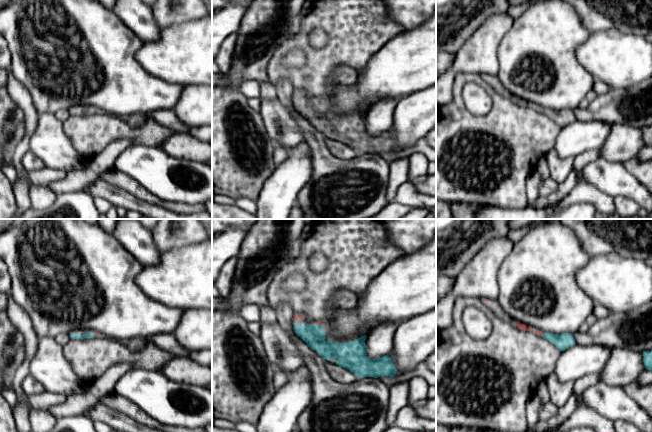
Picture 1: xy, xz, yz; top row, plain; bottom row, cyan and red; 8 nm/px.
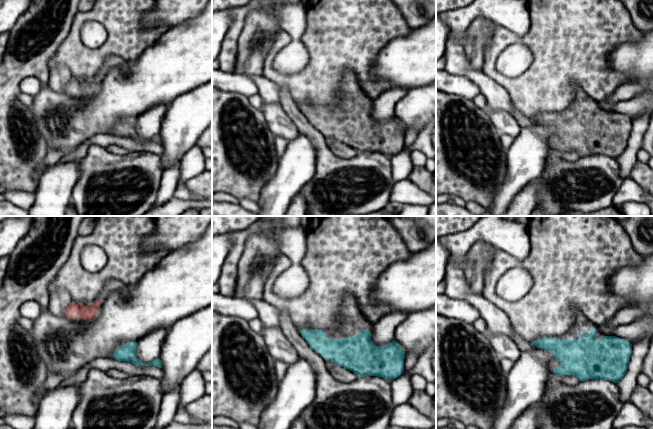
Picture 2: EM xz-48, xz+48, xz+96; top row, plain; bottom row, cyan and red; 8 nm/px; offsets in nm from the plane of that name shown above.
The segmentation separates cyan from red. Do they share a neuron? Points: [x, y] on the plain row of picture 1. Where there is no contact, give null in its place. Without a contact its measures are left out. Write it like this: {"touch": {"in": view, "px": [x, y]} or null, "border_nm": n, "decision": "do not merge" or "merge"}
{"touch": {"in": "xz", "px": [318, 100]}, "border_nm": 90, "decision": "merge"}

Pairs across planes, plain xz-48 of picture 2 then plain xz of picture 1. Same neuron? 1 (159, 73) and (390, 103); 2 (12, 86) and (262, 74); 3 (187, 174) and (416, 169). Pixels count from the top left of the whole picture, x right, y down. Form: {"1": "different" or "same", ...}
{"1": "different", "2": "same", "3": "same"}

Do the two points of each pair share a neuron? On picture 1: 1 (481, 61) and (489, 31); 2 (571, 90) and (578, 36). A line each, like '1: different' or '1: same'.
1: same
2: same

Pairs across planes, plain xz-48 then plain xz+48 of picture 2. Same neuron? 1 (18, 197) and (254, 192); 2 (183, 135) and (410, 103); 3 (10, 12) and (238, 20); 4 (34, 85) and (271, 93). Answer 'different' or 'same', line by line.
1: different
2: same
3: different
4: different

